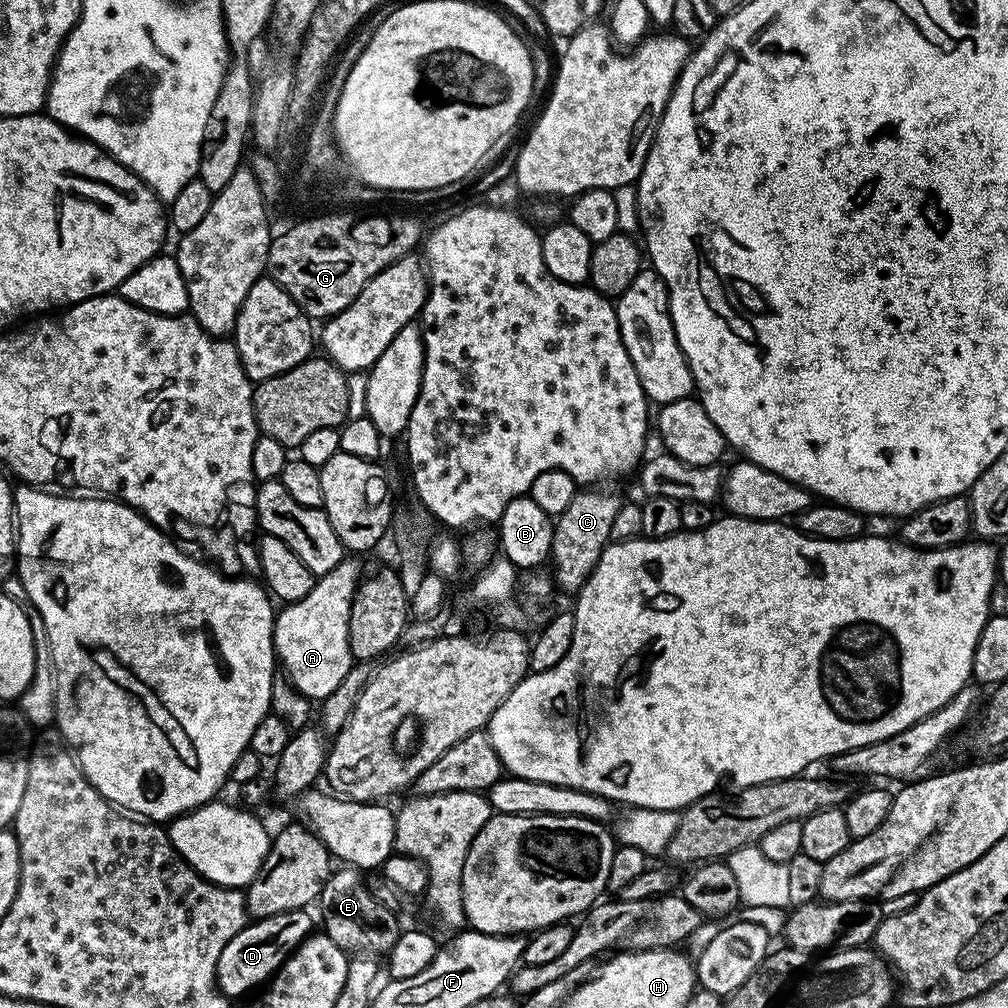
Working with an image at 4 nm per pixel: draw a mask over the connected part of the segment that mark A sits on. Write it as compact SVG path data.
M346 558L334 570L330 570L326 575L319 577L316 585L302 598L293 604L284 604L275 613L272 625L272 645L276 648L276 658L283 675L288 677L290 683L307 696L313 702L325 700L342 683L342 678L351 670L354 663L350 642L348 641L348 627L350 626L350 606L356 593L356 588L360 585L362 571L356 558Z

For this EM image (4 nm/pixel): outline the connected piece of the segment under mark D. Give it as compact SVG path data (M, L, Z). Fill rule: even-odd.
M295 908L282 914L262 916L243 925L218 954L216 985L220 993L229 998L255 993L276 975L288 957L300 947L300 943L313 935L311 911ZM260 984L260 985L259 985ZM257 987L257 988L256 988ZM256 988L256 989L255 989Z

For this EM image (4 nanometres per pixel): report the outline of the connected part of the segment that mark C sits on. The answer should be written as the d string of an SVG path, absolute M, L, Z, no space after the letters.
M600 490L577 491L574 502L570 502L570 506L566 506L566 510L555 517L550 564L556 567L554 584L559 591L561 588L569 594L579 592L580 587L590 578L598 558L612 540L610 526L614 526L614 514L618 514L622 500L608 492L596 491Z

